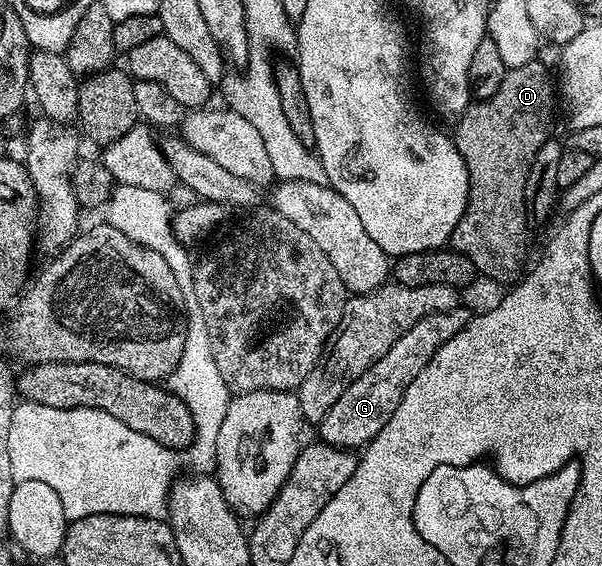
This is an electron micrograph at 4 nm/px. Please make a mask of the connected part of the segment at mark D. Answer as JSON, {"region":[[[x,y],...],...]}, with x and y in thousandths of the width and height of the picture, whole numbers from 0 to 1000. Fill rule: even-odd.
{"region":[[[887,106],[854,124],[841,122],[836,148],[829,148],[822,170],[781,178],[779,189],[757,210],[759,237],[754,235],[751,246],[762,261],[762,276],[769,276],[769,286],[776,290],[779,359],[762,396],[756,396],[749,435],[769,452],[776,452],[782,466],[789,466],[801,493],[814,491],[819,498],[852,502],[867,489],[874,475],[872,447],[879,442],[879,405],[882,405],[872,373],[875,304],[882,297],[882,283],[889,283],[889,269],[895,269],[895,261],[902,261],[902,254],[914,249],[919,180],[922,187],[920,133],[919,138],[912,133],[910,120],[899,106]]]}

